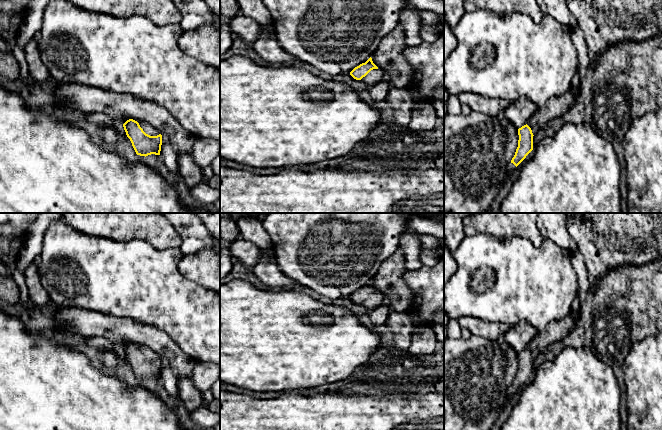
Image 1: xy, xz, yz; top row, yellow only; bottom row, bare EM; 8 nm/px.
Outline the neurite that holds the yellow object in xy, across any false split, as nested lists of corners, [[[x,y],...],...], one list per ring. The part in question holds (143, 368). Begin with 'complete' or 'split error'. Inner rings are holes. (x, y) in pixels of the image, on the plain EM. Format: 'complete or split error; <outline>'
split error; [[[133,343],[127,344],[123,351],[137,379],[160,379],[162,359],[157,353],[146,346],[138,347]]]

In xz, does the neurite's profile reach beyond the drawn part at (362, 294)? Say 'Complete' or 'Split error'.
Split error

